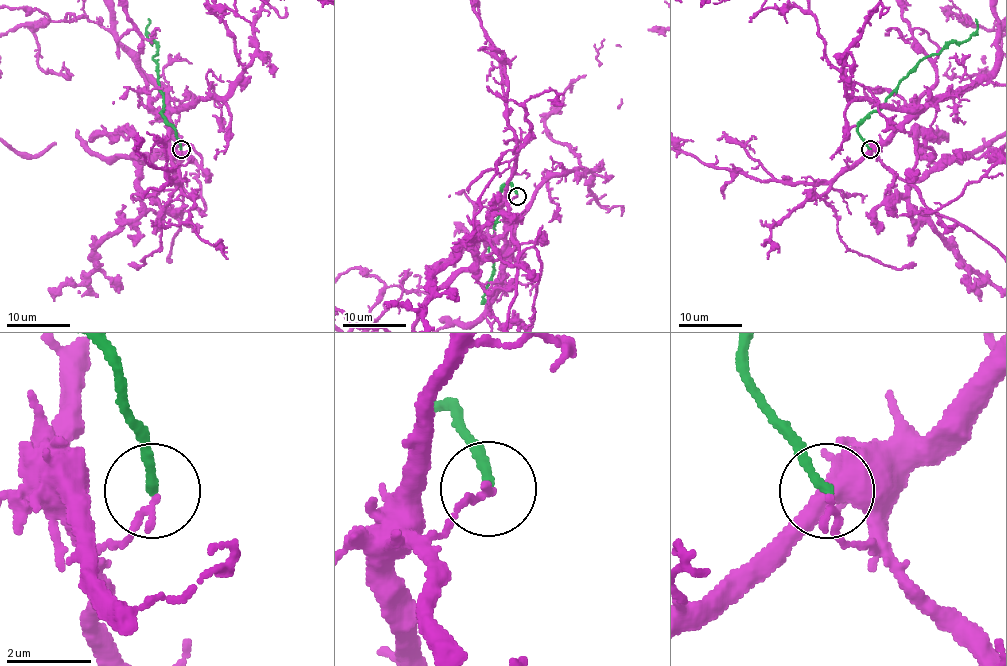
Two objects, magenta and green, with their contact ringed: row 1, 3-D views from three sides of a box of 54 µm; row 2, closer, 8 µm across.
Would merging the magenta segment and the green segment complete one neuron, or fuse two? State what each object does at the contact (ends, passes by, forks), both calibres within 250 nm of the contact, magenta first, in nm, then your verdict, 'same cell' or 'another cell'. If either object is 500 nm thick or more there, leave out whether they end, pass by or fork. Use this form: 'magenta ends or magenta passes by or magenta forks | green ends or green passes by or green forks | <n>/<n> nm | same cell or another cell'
magenta ends | green ends | 190/220 nm | another cell

